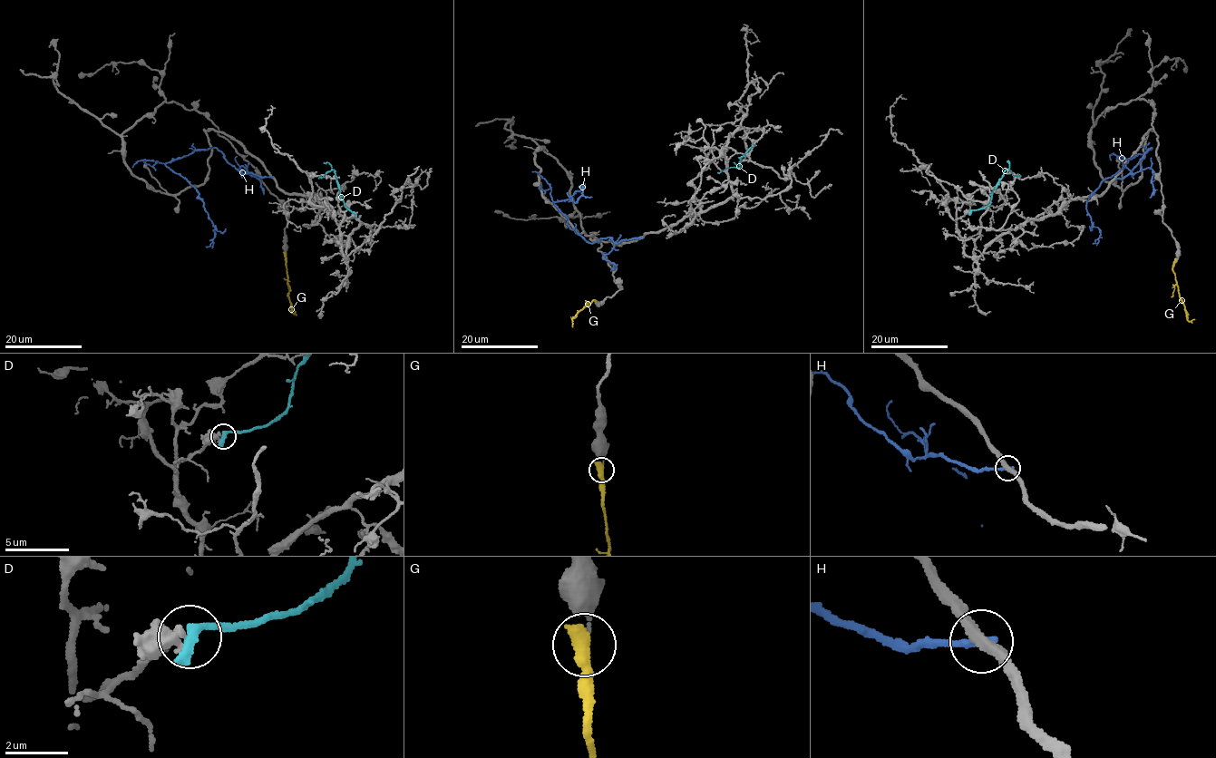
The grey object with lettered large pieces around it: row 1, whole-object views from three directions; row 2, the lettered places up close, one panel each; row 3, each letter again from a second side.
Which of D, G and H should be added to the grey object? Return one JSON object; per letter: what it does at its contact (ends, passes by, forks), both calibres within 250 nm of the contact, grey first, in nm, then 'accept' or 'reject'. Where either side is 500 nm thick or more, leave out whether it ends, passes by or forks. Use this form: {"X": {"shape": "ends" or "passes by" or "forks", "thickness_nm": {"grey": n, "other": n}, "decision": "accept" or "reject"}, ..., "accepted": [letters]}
{"D": {"shape": "ends", "thickness_nm": {"grey": 320, "other": 400}, "decision": "reject"}, "G": {"thickness_nm": {"grey": 170, "other": 500}, "decision": "reject"}, "H": {"shape": "ends", "thickness_nm": {"grey": 360, "other": 280}, "decision": "reject"}, "accepted": []}

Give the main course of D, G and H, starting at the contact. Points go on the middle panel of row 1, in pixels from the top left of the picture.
D: (753, 146), (739, 158), (739, 168), (731, 167), (717, 172)
G: (596, 302), (592, 299), (580, 309), (573, 317), (573, 326)
H: (640, 238), (590, 244), (553, 202), (571, 198), (584, 184), (575, 202), (566, 192)

